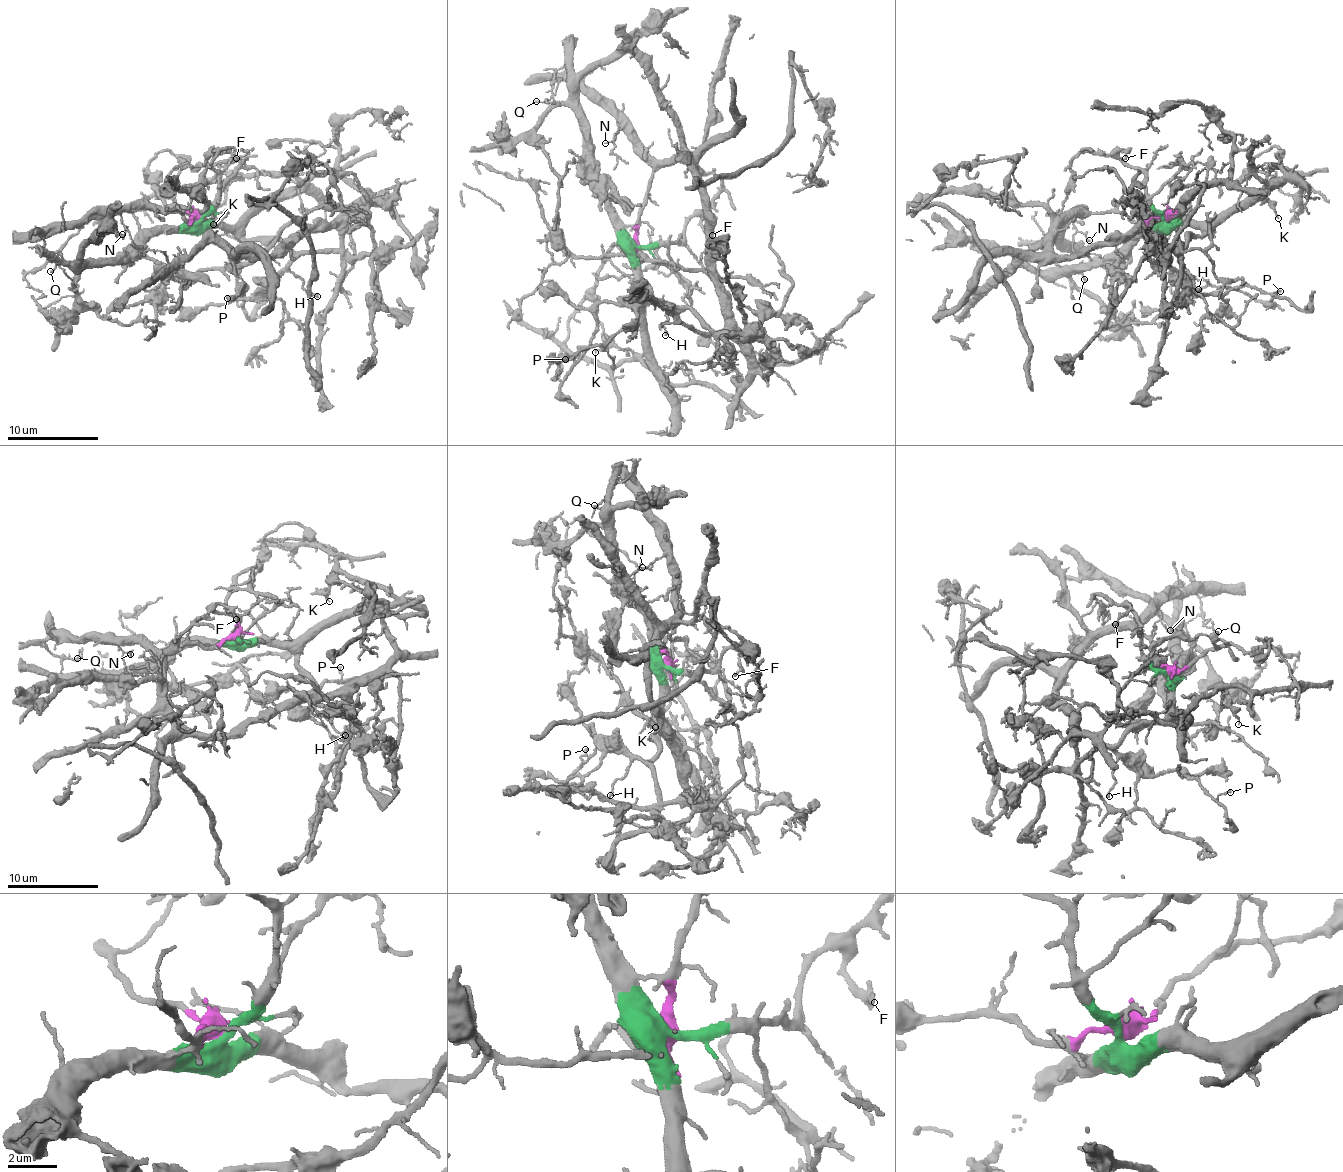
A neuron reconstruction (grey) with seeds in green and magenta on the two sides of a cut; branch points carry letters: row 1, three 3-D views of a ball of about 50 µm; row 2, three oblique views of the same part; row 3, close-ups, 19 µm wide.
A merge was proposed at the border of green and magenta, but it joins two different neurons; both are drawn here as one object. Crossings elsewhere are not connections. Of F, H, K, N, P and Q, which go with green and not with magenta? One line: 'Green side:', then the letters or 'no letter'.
Green side: F, H, K, P

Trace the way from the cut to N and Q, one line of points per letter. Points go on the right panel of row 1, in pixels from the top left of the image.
N: (1163, 219), (1149, 217), (1131, 222), (1112, 211), (1073, 213), (1071, 220), (1089, 240)
Q: (1163, 219), (1131, 222), (1112, 211), (1062, 214), (1058, 228), (1043, 248), (1057, 264), (1075, 270), (1084, 280)

